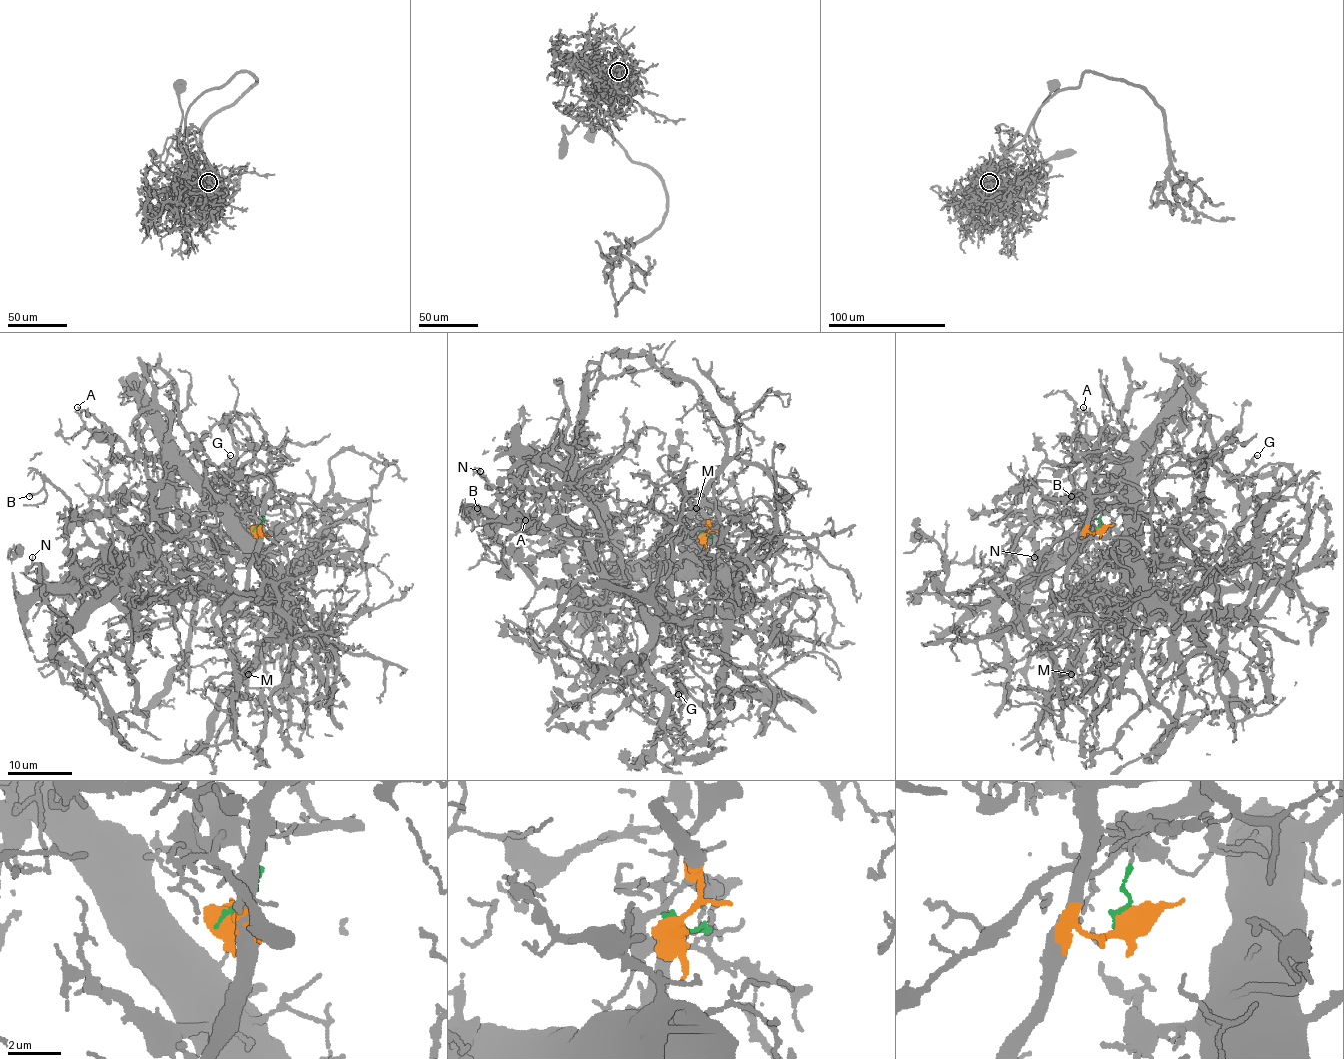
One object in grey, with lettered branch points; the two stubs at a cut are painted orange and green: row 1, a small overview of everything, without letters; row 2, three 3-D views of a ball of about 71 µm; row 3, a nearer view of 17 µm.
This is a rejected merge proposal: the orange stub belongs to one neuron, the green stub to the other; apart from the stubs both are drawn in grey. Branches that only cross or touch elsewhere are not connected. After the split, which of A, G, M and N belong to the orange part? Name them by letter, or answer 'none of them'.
G, M, N

